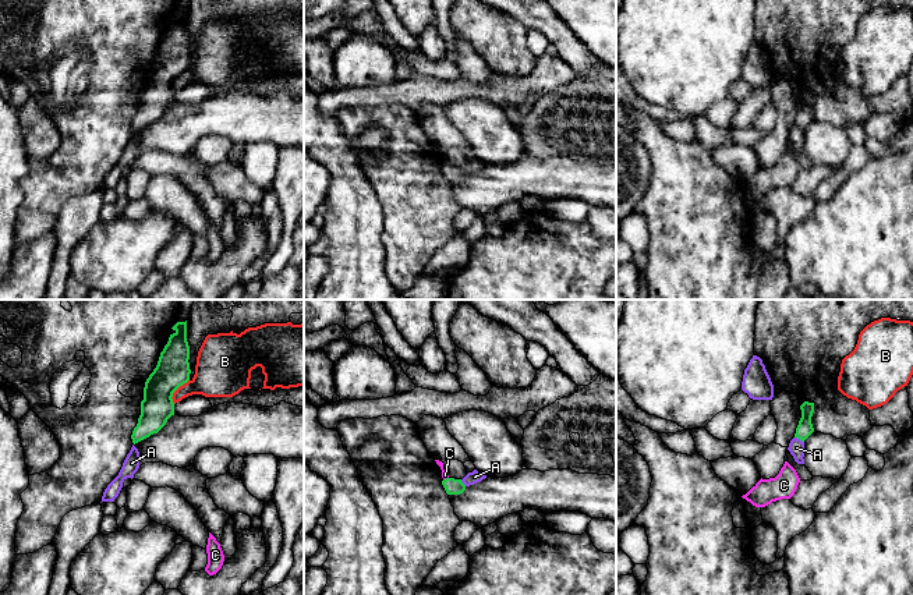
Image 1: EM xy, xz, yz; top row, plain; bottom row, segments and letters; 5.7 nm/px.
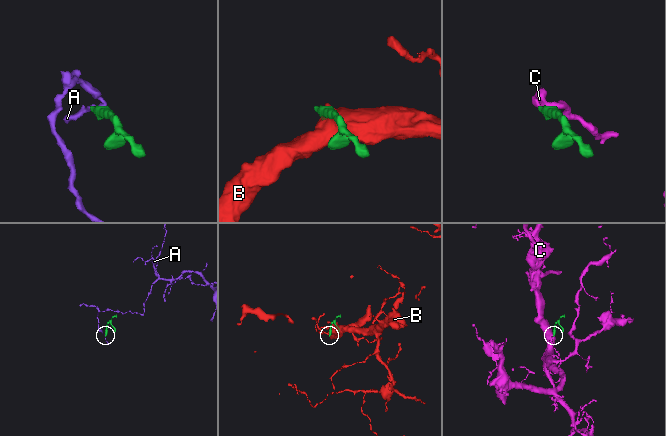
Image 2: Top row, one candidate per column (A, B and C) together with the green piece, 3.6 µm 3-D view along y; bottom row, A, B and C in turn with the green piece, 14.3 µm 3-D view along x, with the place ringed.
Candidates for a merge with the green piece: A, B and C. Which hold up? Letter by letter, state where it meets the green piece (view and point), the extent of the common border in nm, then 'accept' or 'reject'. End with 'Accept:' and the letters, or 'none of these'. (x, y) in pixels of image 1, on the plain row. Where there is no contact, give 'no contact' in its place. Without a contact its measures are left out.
A: contact yz (799, 126); length 70 nm; reject
B: contact xy (176, 77); length 170 nm; reject
C: contact xz (446, 166); length 40 nm; accept
Accept: C

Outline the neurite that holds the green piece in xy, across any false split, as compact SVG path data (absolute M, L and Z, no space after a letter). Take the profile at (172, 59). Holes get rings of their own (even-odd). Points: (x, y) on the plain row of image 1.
M187 8L177 10L167 32L160 40L153 60L145 70L141 103L132 118L132 131L158 121L174 103L173 81L190 68L190 33L187 29Z

